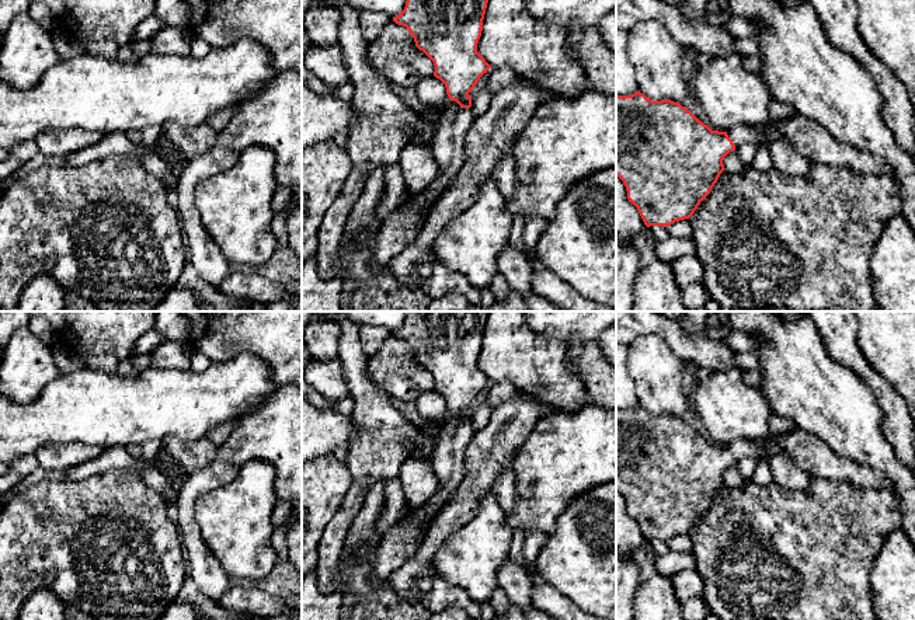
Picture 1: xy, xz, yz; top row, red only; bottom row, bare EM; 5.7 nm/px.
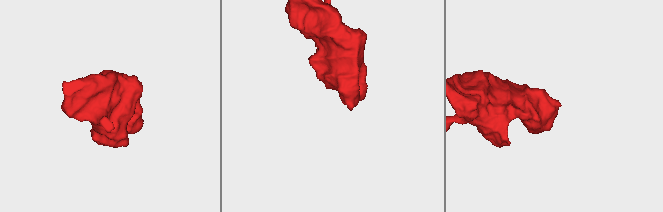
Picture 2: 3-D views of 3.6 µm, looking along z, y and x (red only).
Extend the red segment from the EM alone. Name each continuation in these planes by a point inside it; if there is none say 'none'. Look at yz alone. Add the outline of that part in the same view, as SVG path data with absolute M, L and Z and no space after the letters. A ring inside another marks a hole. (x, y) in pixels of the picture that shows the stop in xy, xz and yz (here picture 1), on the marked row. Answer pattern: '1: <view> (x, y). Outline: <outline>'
1: yz (738, 135). Outline: M735 126L728 130L727 135L735 146L741 143L754 143L756 146L761 146L782 139L779 130L770 130L768 135L762 135L754 126Z

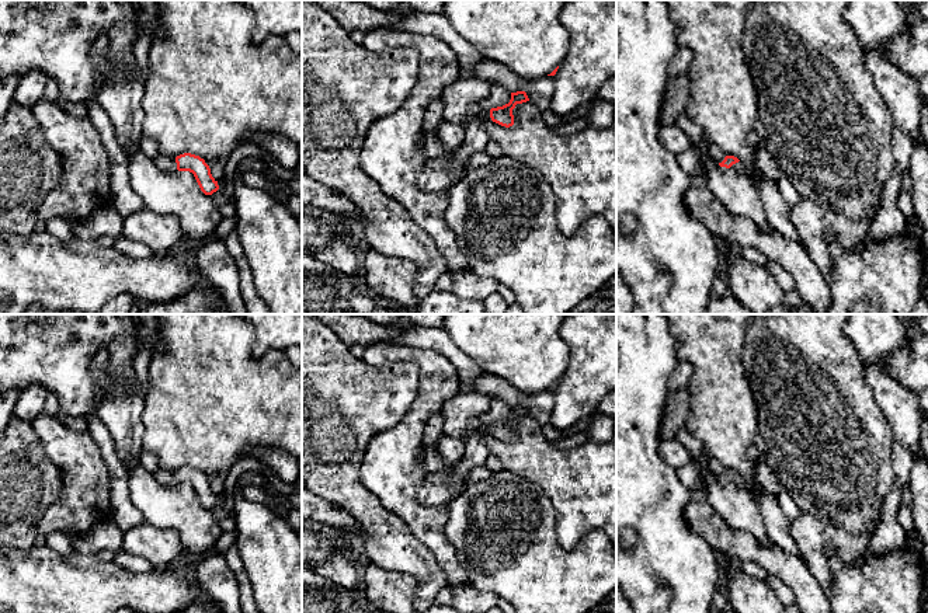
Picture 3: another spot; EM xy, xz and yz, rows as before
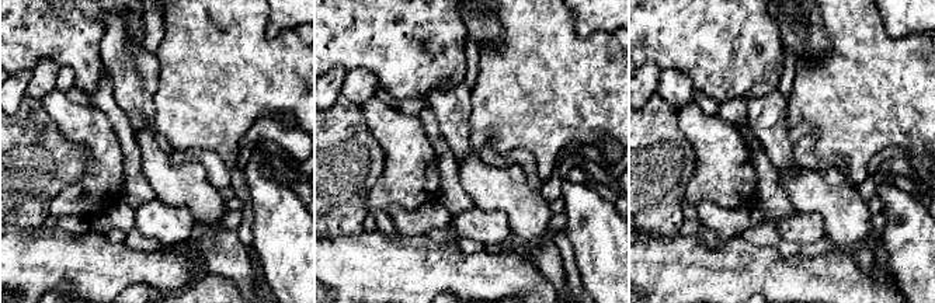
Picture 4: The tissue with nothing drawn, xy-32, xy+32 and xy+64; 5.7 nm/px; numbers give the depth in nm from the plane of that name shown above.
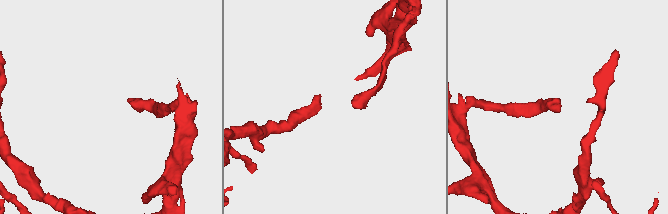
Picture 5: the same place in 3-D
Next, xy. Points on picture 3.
1: xy (164, 163). Outline: M157 153L154 157L153 157L156 166L159 170L164 171L164 173L173 173L173 171L178 171L177 170L177 163L175 163L175 159L170 157L170 156L166 156L163 153Z

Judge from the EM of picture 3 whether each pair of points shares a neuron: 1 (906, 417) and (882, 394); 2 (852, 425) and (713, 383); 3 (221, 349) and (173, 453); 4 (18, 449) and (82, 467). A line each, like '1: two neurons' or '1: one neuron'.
1: one neuron
2: two neurons
3: one neuron
4: two neurons

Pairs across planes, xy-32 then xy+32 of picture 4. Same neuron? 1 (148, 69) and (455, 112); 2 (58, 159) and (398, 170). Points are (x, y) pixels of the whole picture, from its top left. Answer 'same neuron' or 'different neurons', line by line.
1: same neuron
2: different neurons

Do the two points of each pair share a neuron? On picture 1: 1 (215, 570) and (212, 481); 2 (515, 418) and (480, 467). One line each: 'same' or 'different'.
1: same
2: same

